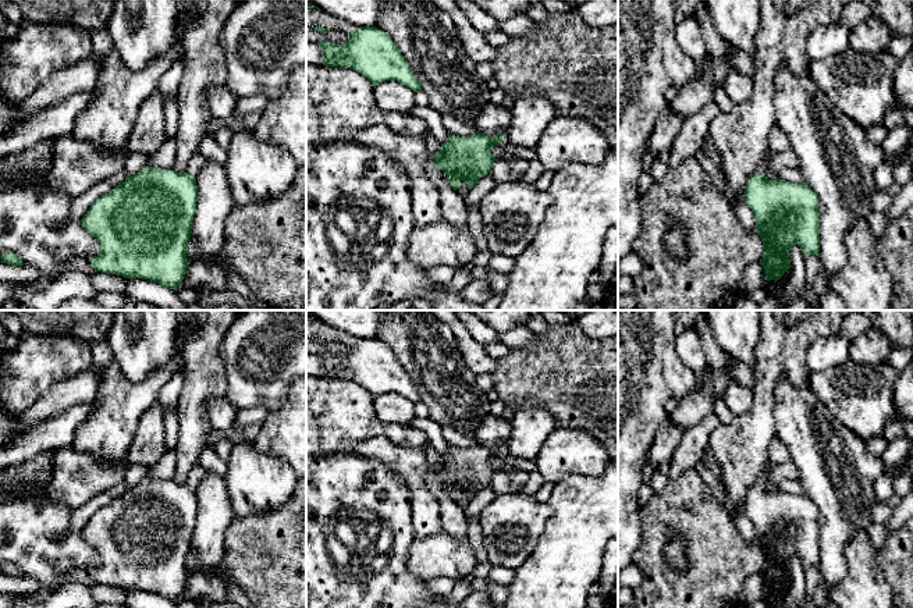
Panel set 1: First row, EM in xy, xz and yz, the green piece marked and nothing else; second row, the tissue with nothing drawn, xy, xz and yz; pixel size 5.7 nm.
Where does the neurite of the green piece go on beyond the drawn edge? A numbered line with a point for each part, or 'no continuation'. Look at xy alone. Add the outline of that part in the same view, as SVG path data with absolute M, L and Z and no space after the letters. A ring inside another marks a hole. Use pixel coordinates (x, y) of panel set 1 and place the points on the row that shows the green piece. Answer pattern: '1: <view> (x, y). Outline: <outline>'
1: xy (198, 160). Outline: M202 153L195 154L193 159L191 160L188 168L186 168L186 173L192 177L196 177L202 168L205 160L206 159L203 157Z

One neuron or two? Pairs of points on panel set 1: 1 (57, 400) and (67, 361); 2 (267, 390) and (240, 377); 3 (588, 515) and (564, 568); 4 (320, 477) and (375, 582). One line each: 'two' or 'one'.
1: two
2: one
3: one
4: one

